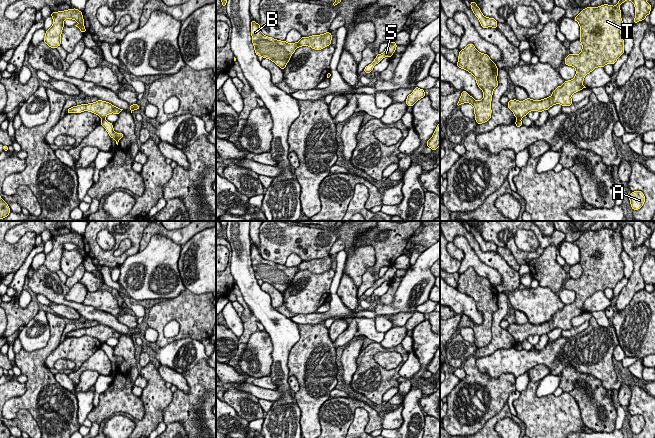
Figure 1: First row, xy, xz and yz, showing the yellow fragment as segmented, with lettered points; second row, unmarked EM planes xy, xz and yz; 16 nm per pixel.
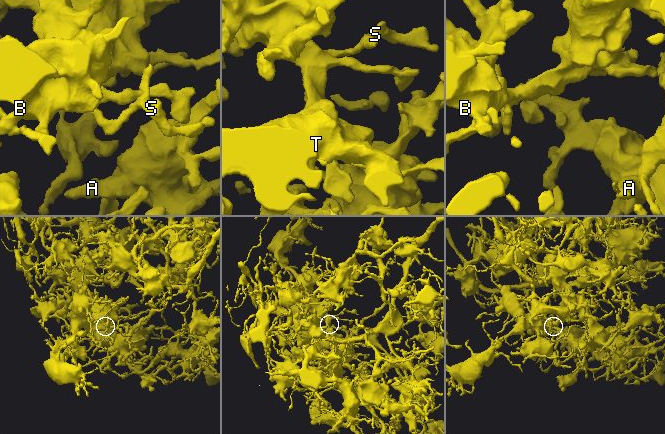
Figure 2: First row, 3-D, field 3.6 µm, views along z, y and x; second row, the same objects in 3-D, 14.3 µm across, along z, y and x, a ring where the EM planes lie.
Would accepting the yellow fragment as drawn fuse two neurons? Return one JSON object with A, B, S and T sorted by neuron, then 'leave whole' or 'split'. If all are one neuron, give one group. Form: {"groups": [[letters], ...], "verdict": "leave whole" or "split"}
{"groups": [["A", "B", "T"], ["S"]], "verdict": "split"}

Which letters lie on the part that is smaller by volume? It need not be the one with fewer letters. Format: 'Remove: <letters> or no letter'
Remove: S

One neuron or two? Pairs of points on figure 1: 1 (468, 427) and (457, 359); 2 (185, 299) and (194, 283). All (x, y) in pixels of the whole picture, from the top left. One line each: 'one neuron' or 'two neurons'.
1: two neurons
2: two neurons

